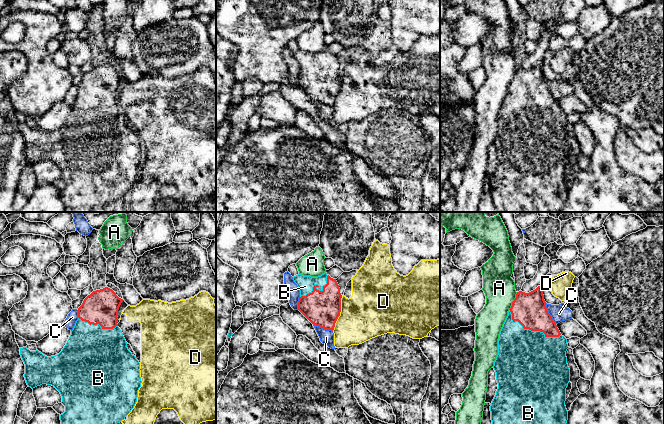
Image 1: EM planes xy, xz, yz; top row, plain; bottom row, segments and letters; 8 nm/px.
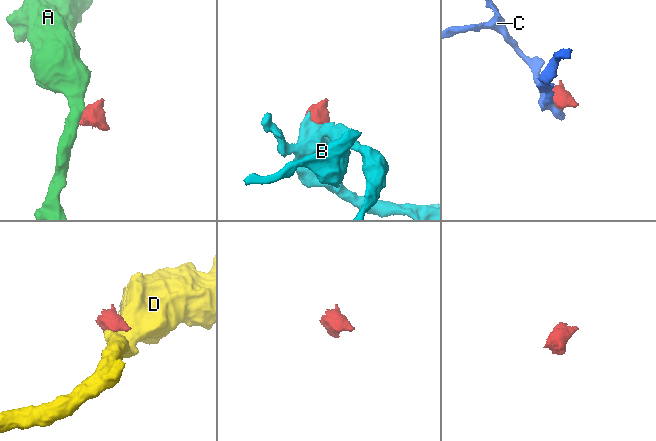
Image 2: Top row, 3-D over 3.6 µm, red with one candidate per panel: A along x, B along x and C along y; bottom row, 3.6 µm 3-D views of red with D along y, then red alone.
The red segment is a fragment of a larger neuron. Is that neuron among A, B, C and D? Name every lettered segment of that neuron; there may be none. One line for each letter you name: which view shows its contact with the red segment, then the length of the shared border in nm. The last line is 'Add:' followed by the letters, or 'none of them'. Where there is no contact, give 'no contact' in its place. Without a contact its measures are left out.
B: yz | 460 nm
Add: B

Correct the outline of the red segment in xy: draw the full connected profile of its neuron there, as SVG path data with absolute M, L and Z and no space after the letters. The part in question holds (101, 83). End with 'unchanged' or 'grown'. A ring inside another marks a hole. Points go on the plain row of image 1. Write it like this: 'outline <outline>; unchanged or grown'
outline M108 63L88 71L78 84L78 96L66 121L55 132L47 133L38 126L20 124L27 161L32 165L42 160L52 161L60 168L61 179L65 182L65 188L60 191L65 212L104 212L106 205L124 196L137 178L138 166L142 159L140 139L128 126L127 118L117 100L118 86L123 77Z; grown

